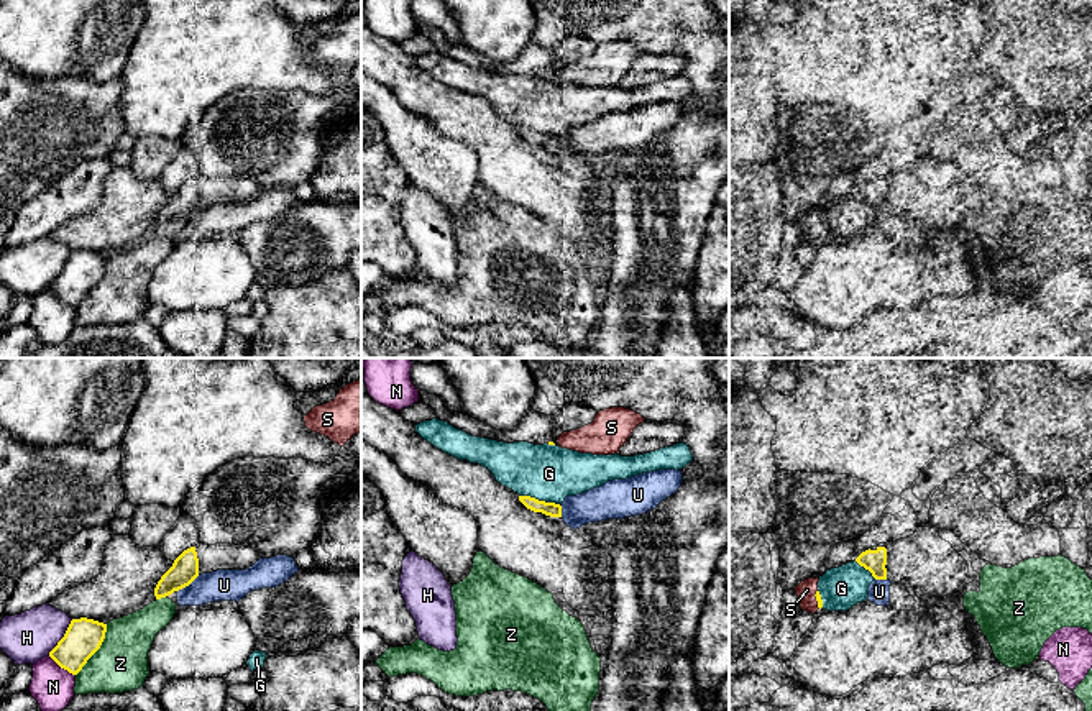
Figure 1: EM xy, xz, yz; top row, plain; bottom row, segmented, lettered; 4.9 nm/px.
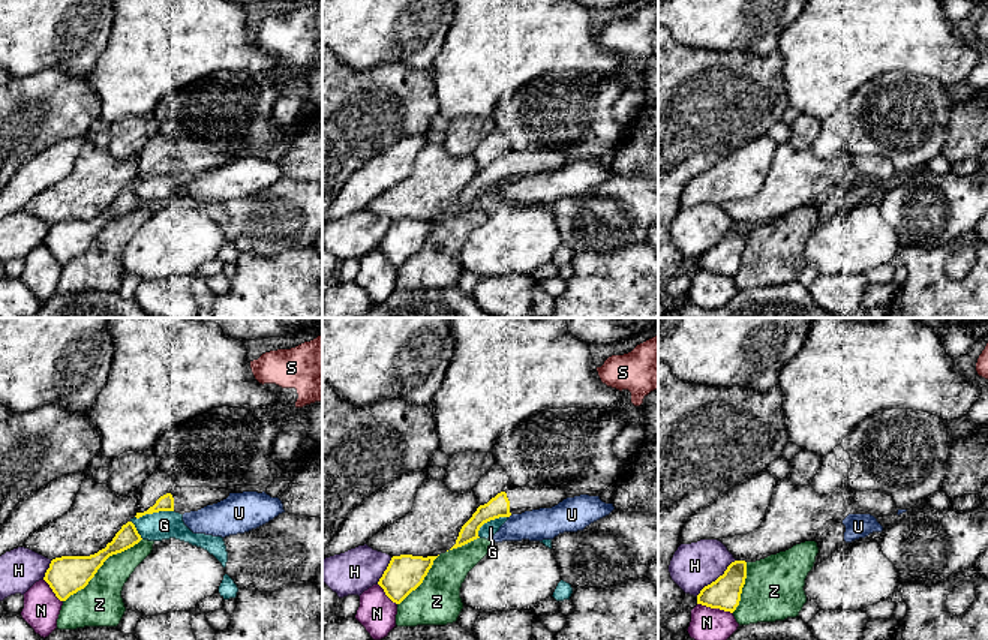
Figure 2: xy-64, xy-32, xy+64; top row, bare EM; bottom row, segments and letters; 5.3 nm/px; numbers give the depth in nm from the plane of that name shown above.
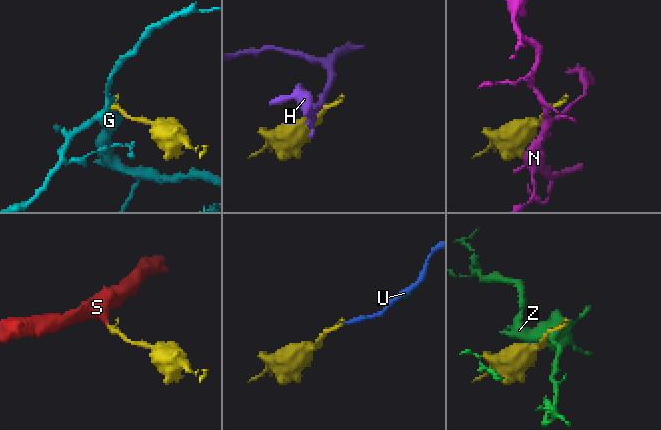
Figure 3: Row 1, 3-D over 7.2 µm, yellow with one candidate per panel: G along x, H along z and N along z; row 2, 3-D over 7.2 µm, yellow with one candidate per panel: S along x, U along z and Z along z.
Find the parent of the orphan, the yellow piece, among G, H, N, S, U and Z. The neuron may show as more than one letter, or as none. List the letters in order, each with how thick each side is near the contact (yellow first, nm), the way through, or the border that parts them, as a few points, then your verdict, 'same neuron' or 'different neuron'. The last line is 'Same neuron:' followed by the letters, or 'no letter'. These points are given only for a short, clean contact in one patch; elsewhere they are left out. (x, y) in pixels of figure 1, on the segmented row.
G: calibres 70 and 280 nm; different neuron
H: calibres 180 and 240 nm; border xy (73, 619), (64, 636), (48, 654); different neuron
N: calibres 180 and 200 nm; different neuron
S: calibres 30 and 90 nm; same neuron
U: calibres 140 and 160 nm; different neuron
Z: calibres 180 and 260 nm; different neuron
Same neuron: S

